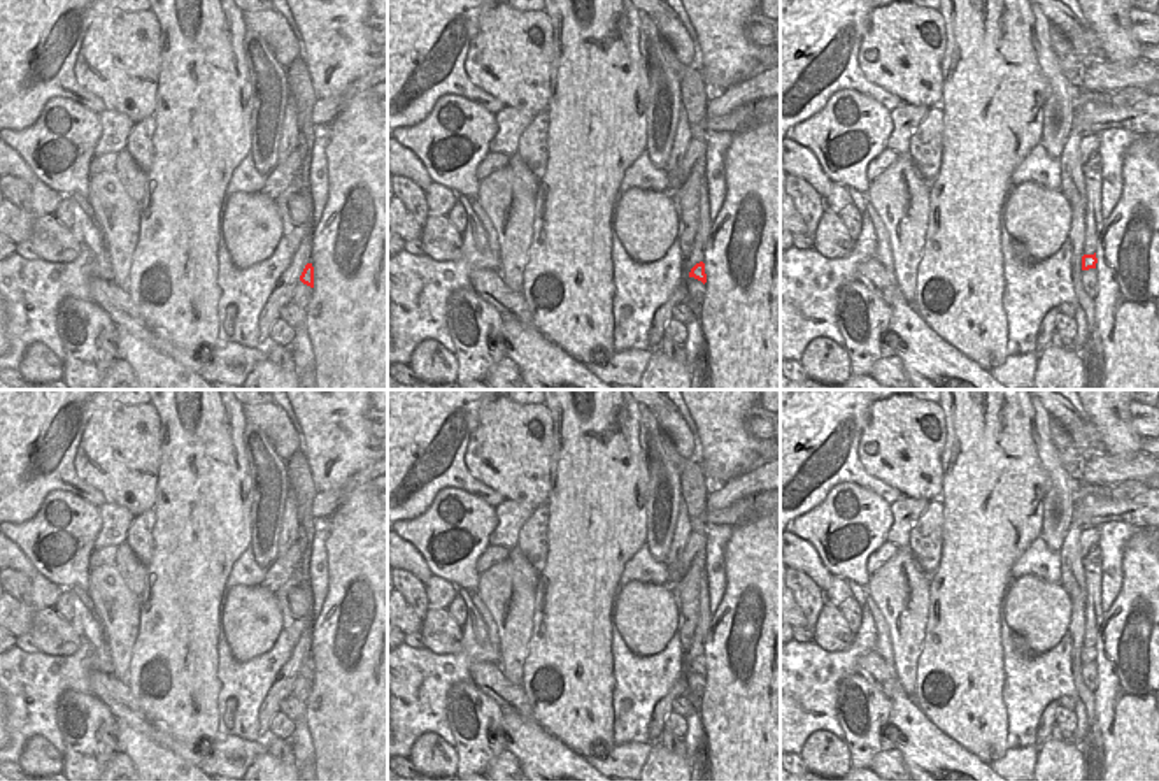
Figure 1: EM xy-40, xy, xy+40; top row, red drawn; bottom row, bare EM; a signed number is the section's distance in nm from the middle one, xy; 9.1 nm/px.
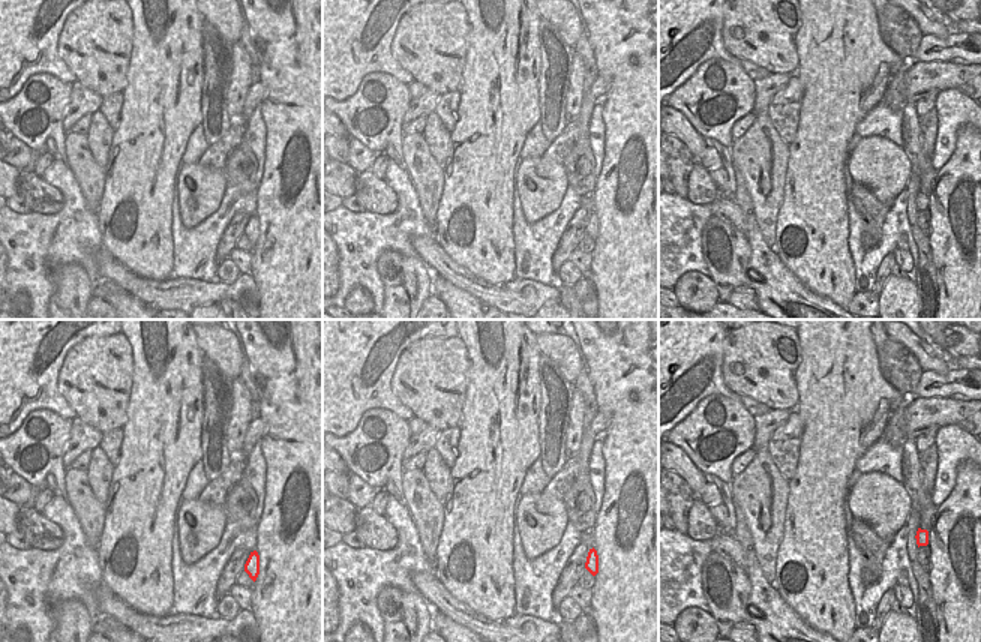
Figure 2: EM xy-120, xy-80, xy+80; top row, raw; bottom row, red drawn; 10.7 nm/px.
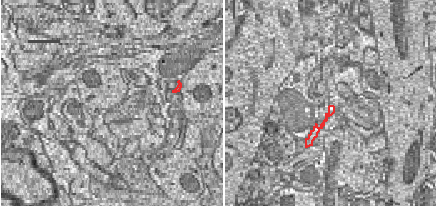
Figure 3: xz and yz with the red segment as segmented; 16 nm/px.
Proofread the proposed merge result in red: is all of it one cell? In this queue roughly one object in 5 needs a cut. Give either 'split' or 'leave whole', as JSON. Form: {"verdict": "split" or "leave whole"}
{"verdict": "leave whole"}

